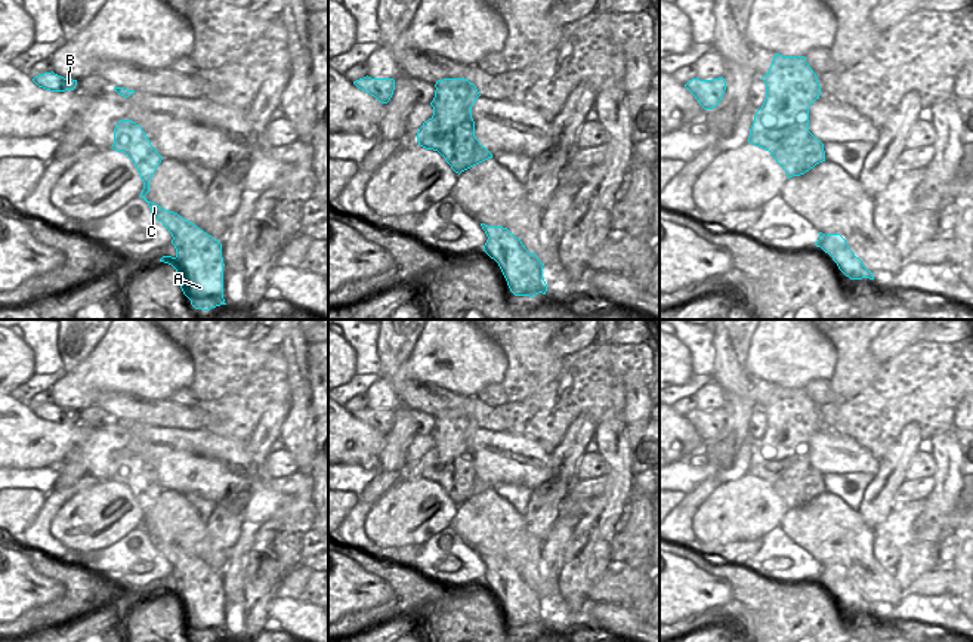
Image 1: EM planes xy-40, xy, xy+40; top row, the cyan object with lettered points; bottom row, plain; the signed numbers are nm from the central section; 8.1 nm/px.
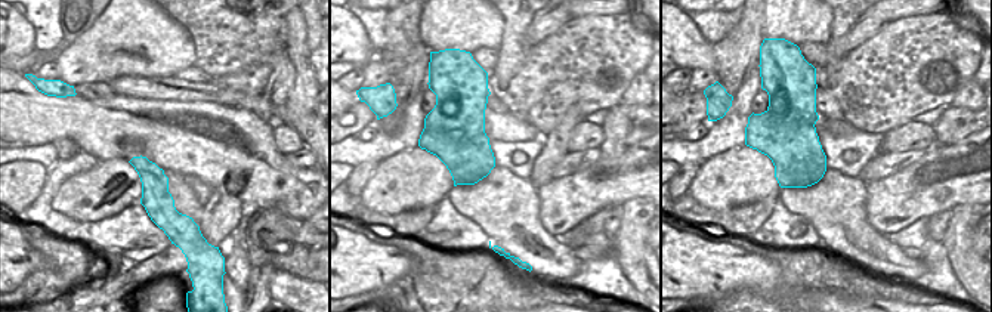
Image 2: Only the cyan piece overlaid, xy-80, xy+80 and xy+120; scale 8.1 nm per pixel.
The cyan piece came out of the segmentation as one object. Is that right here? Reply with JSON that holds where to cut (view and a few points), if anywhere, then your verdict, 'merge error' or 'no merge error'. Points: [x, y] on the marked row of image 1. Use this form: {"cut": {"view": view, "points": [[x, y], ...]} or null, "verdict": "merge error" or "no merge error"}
{"cut": {"view": "xy+40", "points": [[768, 139], [778, 145], [785, 145]]}, "verdict": "merge error"}

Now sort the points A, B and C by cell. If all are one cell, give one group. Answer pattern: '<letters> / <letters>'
A C / B

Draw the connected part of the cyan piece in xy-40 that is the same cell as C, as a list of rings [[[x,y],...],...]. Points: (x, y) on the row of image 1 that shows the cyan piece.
[[[120,120],[114,129],[114,143],[111,148],[114,151],[124,152],[132,160],[143,182],[143,189],[139,197],[148,203],[151,213],[172,234],[172,244],[176,249],[176,256],[163,256],[160,262],[169,263],[176,269],[179,275],[180,288],[183,294],[191,300],[191,305],[195,309],[203,311],[210,311],[211,308],[226,305],[223,299],[225,263],[222,257],[222,244],[219,243],[219,240],[214,240],[211,235],[200,229],[195,223],[183,219],[177,213],[169,212],[145,198],[145,195],[149,192],[149,180],[163,160],[163,157],[151,145],[146,133],[135,121]]]

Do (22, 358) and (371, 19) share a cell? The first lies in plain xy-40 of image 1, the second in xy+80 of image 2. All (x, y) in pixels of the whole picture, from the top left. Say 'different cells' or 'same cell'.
different cells

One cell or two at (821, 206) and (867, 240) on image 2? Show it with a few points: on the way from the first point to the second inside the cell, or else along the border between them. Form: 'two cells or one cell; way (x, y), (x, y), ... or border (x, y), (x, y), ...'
one cell; way (833, 213), (855, 235)

